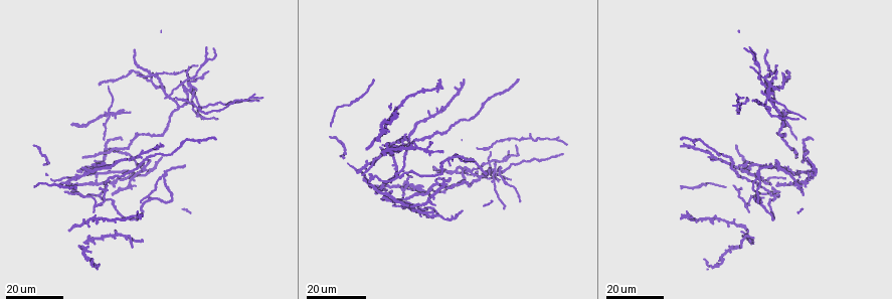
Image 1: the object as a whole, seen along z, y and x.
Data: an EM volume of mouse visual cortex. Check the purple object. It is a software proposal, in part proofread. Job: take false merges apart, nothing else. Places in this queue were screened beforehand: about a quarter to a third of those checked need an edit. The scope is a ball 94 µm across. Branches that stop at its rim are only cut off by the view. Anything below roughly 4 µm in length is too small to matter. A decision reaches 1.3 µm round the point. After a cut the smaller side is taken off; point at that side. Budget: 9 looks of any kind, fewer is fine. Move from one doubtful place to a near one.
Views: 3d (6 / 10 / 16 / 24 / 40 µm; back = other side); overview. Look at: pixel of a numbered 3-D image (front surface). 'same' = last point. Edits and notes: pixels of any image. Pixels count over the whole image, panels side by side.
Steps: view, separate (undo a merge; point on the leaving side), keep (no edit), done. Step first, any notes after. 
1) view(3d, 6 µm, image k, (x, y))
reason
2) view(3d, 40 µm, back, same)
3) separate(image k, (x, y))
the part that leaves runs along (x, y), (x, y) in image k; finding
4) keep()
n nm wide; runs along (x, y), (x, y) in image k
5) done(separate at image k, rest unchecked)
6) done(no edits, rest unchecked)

view(3d, 16 µm, image 1, (100, 197))
a fork

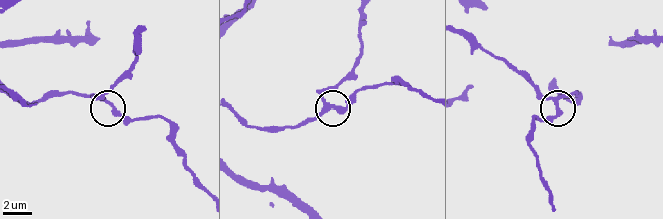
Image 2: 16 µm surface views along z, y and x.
view(3d, 10 µm, image 2, (328, 106))
closer look

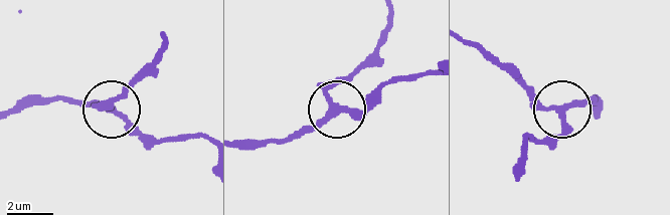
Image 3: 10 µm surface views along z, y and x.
keep()
side arm 66 µm; continuous, no second neuron

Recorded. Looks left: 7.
view(3d, 16 µm, image 1, (735, 224))
two arms in line, one across

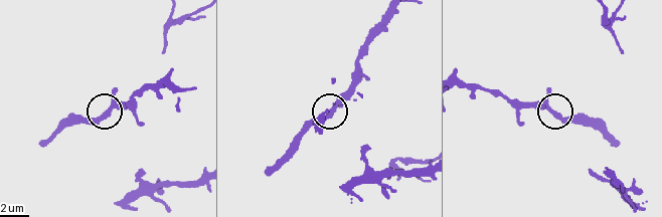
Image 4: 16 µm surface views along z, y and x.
view(3d, 6 µm, image 4, (546, 105))
zoom in

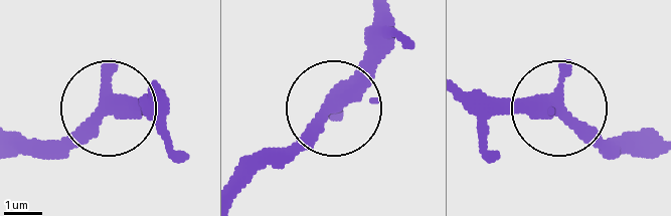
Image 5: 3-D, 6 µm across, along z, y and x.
keep()
330 nm wide; continuous, no second neuron

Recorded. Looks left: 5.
view(3d, 16 µm, image 1, (104, 239))
three-way junction

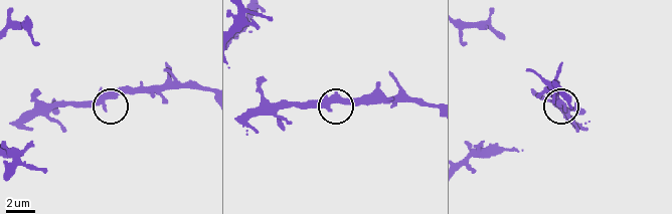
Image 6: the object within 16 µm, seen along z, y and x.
view(3d, 6 µm, image 6, (334, 101))

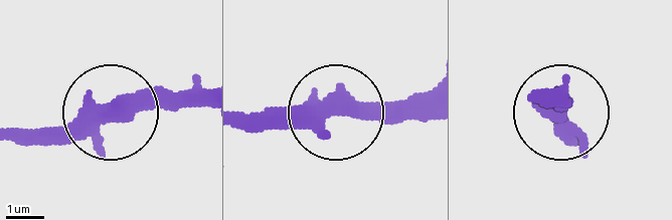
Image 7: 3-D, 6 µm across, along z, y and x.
keep()
side arm 15 µm; continuous, no second neuron

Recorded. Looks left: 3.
view(3d, 16 µm, image 1, (160, 177))
branch point

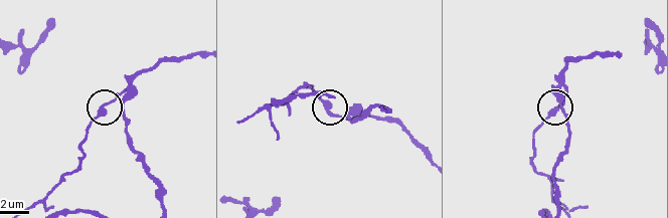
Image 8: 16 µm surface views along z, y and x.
view(3d, 10 µm, image 8, (335, 117))

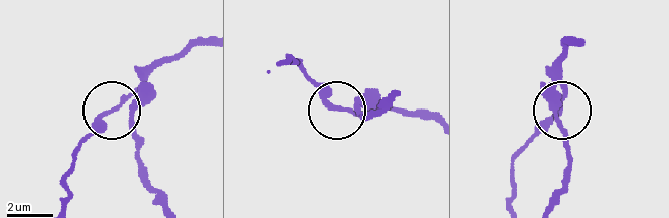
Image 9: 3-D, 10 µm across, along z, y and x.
keep()
continuous, no second neuron

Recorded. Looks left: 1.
done(no edits, rest unchecked)

